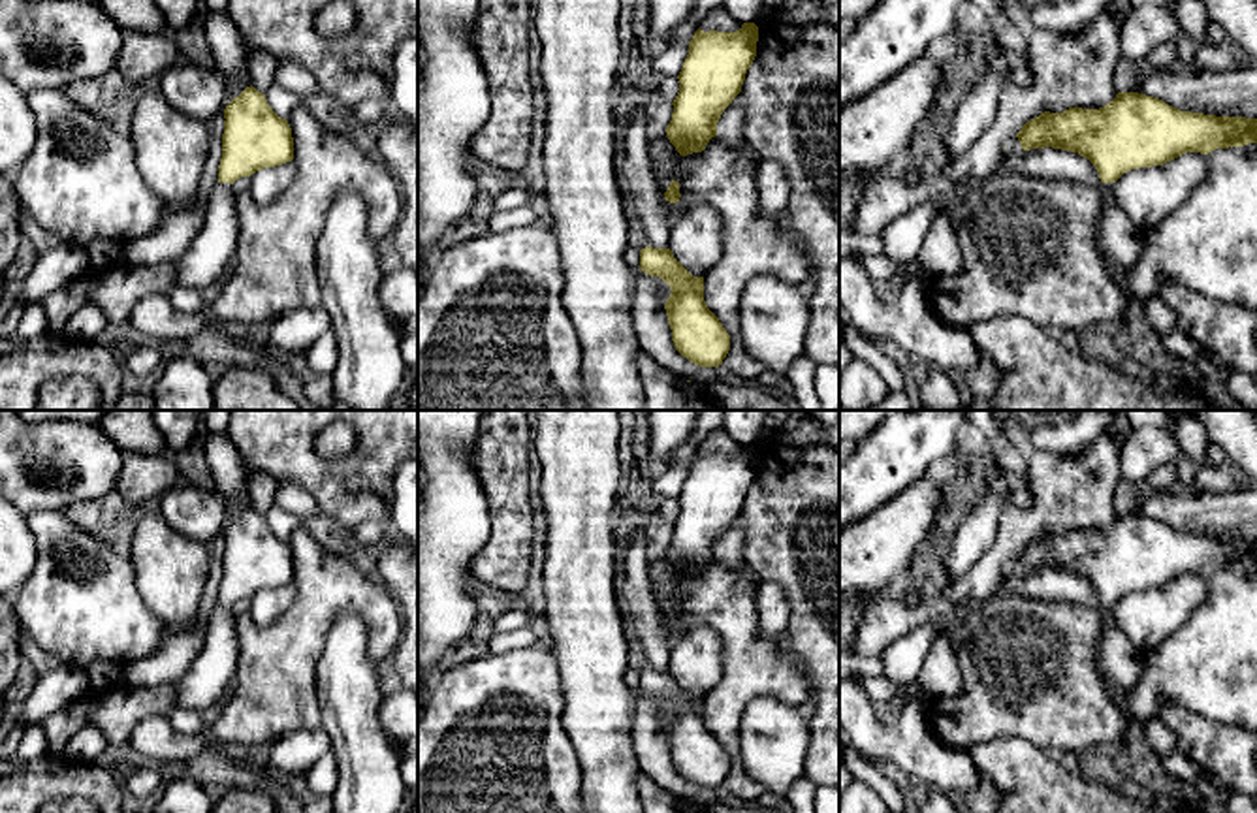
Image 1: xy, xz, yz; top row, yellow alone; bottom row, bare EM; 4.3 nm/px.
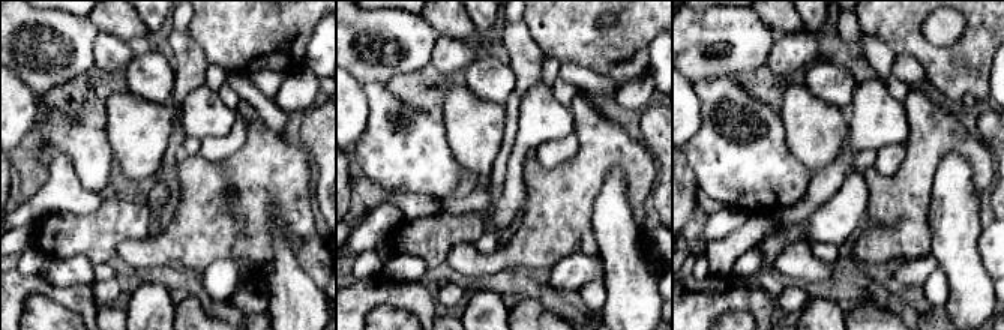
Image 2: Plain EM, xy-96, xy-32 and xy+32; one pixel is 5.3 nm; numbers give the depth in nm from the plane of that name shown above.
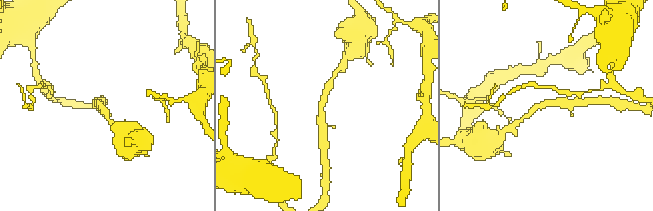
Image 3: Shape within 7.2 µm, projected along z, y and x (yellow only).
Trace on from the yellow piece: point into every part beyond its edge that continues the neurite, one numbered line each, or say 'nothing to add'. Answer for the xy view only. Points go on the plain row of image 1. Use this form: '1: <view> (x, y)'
1: xy (211, 674)

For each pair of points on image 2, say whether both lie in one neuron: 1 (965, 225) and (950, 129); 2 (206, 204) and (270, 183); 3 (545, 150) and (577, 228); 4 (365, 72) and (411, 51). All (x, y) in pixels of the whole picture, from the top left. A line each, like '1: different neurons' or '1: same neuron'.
1: different neurons
2: same neuron
3: different neurons
4: same neuron

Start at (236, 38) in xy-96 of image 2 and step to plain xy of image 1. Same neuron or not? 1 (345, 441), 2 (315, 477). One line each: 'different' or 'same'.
1: different
2: same

